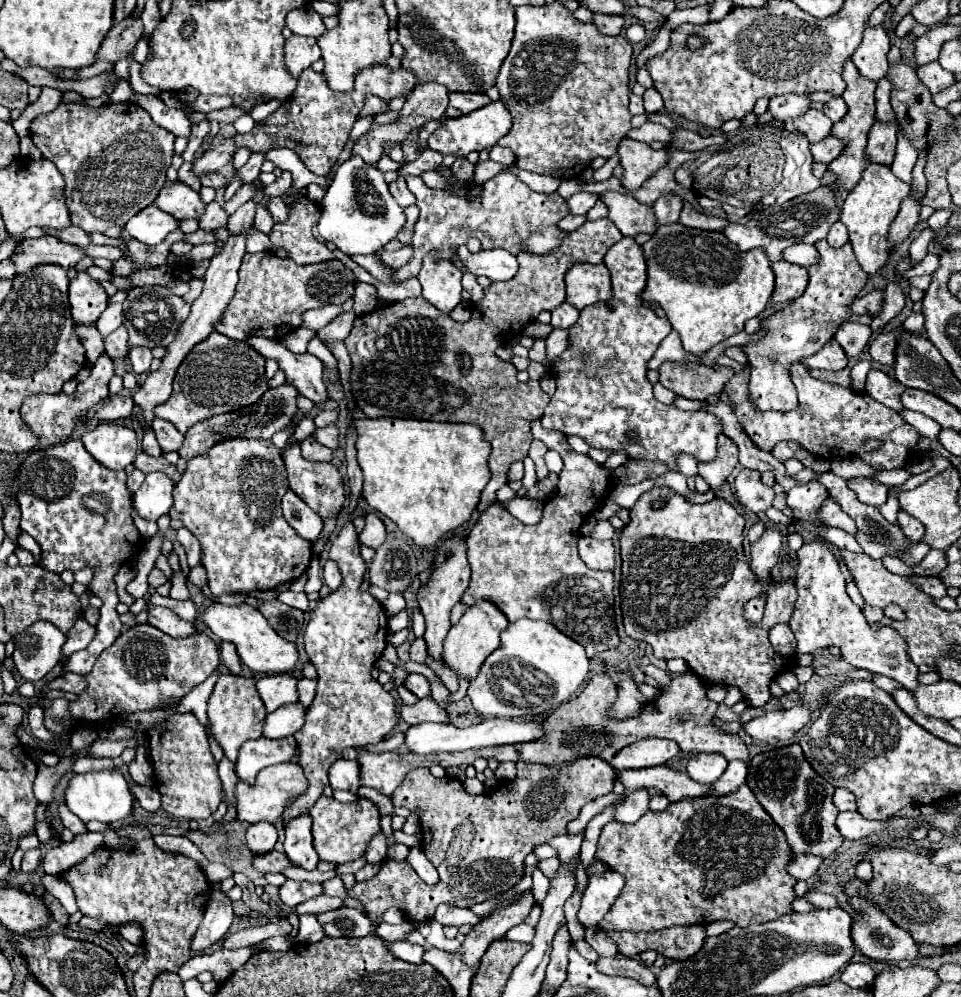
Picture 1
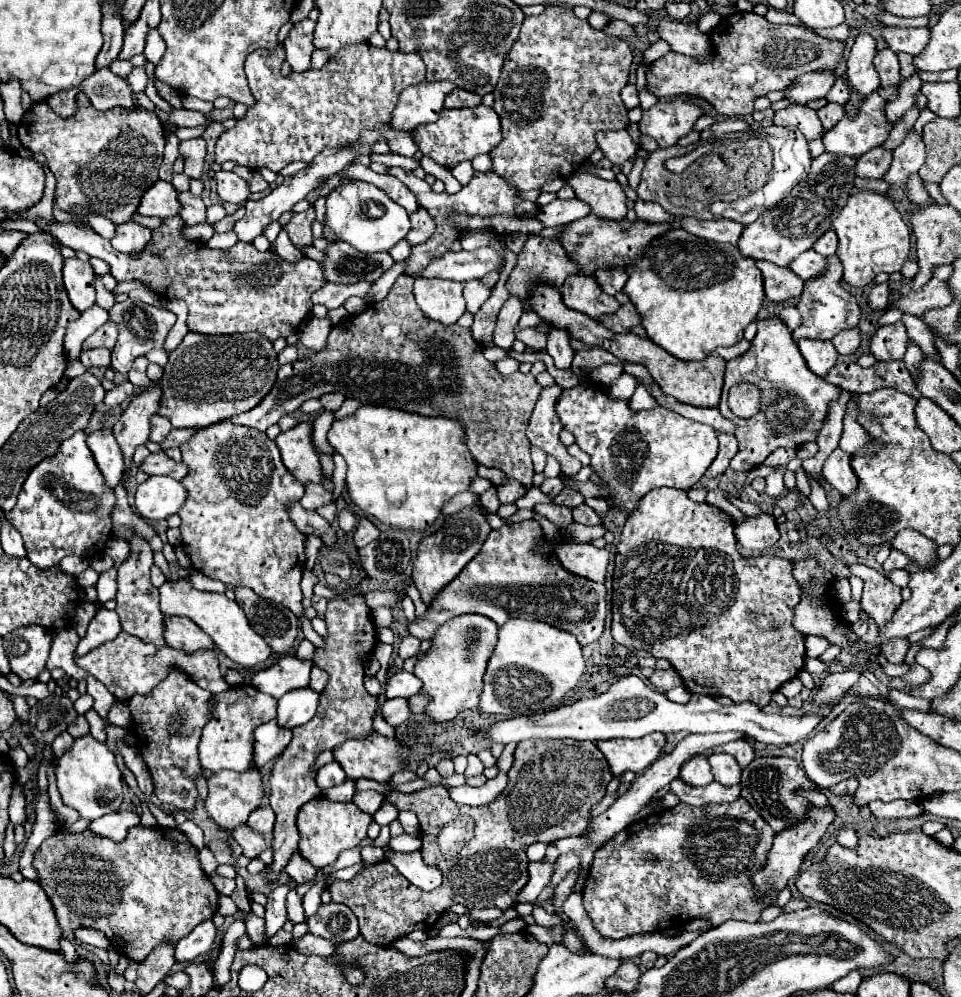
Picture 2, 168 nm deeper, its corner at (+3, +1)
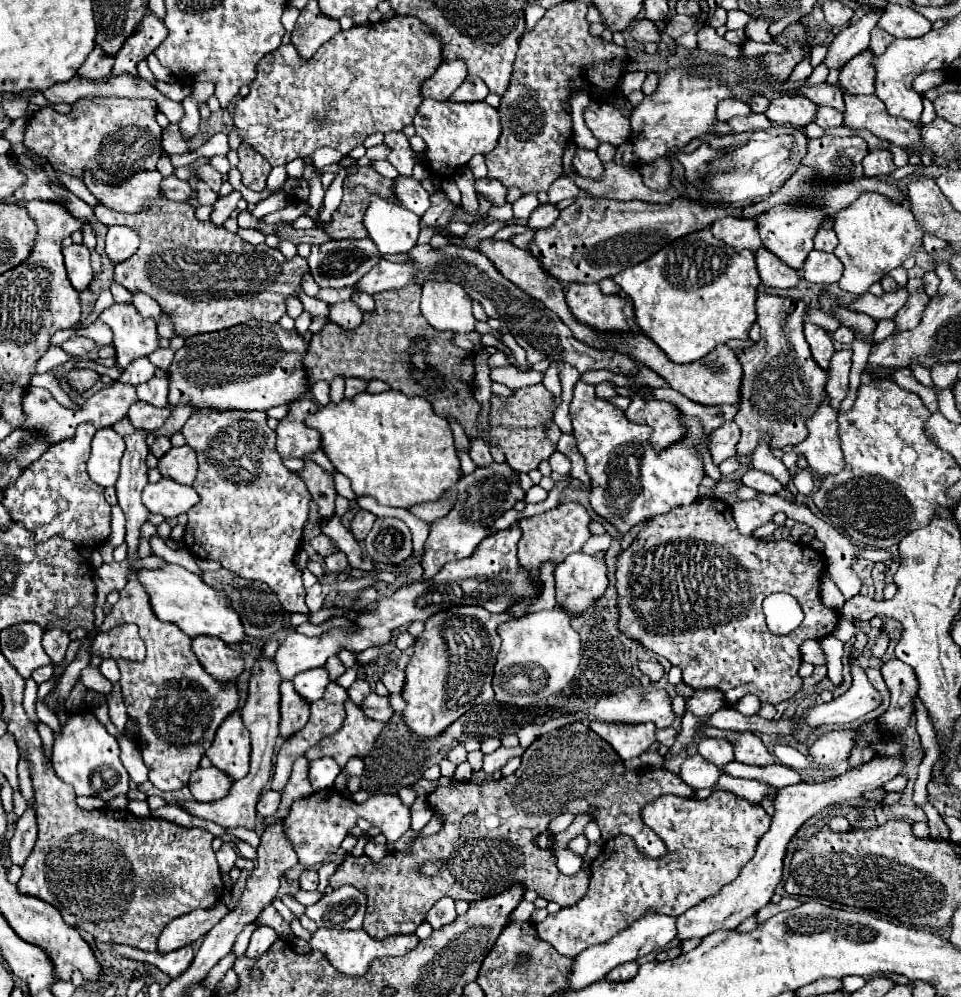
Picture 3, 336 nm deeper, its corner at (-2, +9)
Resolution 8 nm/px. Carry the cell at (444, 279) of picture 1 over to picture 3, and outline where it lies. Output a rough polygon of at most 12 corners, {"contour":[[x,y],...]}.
{"contour":[[451,281],[423,285],[421,313],[437,331],[475,329],[471,297]]}

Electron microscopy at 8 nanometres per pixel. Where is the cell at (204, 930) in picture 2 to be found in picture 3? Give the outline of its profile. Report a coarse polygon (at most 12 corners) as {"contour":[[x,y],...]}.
{"contour":[[113,947],[117,953],[147,961],[175,979],[193,961],[193,947],[169,953],[145,953],[133,947]]}

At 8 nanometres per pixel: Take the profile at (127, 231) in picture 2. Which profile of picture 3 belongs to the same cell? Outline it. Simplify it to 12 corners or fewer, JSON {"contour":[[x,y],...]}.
{"contour":[[131,227],[107,231],[105,255],[111,265],[137,251],[139,235]]}

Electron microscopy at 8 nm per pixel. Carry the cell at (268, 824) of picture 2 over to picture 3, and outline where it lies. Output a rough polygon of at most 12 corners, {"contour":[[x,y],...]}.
{"contour":[[265,791],[257,803],[259,815],[273,815],[279,807],[281,793]]}

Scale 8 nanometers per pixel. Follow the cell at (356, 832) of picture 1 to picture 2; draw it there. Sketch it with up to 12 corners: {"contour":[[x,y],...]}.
{"contour":[[312,799],[298,813],[298,851],[316,869],[366,837],[352,801]]}

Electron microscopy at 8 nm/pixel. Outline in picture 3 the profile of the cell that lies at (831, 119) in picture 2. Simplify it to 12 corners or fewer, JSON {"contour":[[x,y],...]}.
{"contour":[[819,107],[815,123],[823,129],[843,123],[841,111]]}

